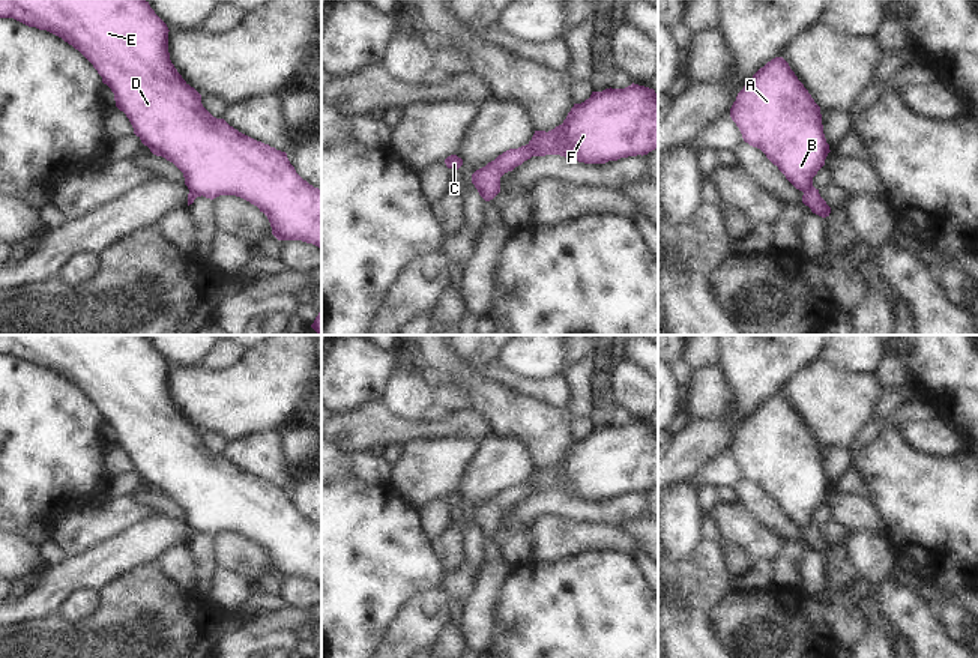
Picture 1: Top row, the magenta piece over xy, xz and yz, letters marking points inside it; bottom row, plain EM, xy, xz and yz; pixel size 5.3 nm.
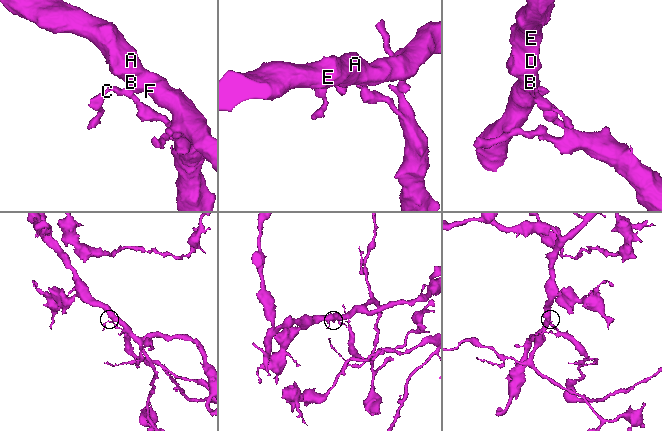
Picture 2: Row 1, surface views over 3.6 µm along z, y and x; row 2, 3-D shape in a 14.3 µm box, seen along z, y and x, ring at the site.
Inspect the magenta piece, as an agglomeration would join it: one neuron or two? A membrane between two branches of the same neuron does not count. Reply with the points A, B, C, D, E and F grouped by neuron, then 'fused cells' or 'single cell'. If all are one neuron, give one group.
A B D E F / C | fused cells

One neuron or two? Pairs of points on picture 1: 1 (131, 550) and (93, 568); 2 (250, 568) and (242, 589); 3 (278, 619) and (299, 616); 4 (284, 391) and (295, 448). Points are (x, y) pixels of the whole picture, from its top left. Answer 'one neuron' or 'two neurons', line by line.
1: one neuron
2: two neurons
3: one neuron
4: two neurons

